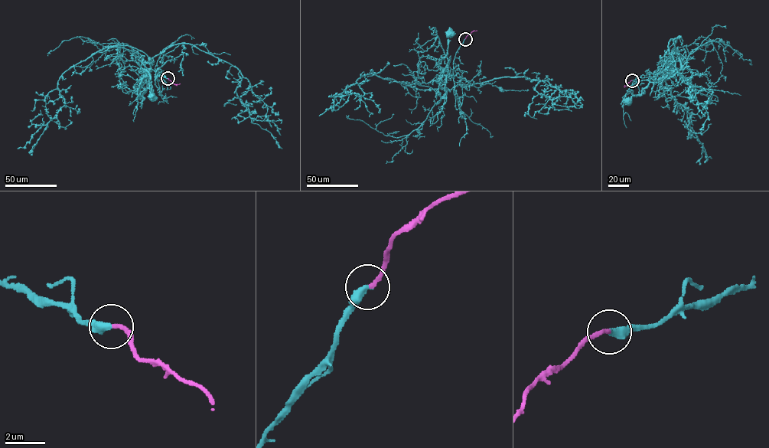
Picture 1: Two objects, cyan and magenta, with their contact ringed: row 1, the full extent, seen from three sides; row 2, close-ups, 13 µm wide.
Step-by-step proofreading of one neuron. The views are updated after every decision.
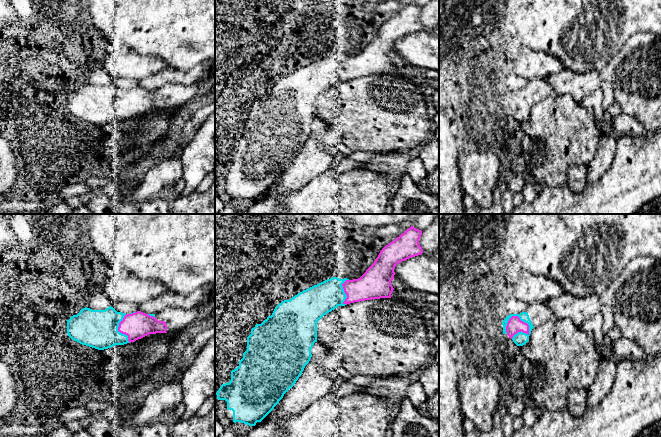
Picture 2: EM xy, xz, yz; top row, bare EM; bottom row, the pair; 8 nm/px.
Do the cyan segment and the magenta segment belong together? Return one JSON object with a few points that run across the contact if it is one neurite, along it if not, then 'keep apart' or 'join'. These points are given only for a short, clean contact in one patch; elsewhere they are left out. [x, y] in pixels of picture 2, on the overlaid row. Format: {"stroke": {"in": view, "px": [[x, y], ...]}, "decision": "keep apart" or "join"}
{"decision": "join"}

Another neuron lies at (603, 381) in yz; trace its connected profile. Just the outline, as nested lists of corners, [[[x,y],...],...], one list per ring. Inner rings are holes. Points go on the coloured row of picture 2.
[[[600,359],[596,377],[587,389],[588,406],[598,404],[609,392],[613,384],[615,363],[615,359]]]

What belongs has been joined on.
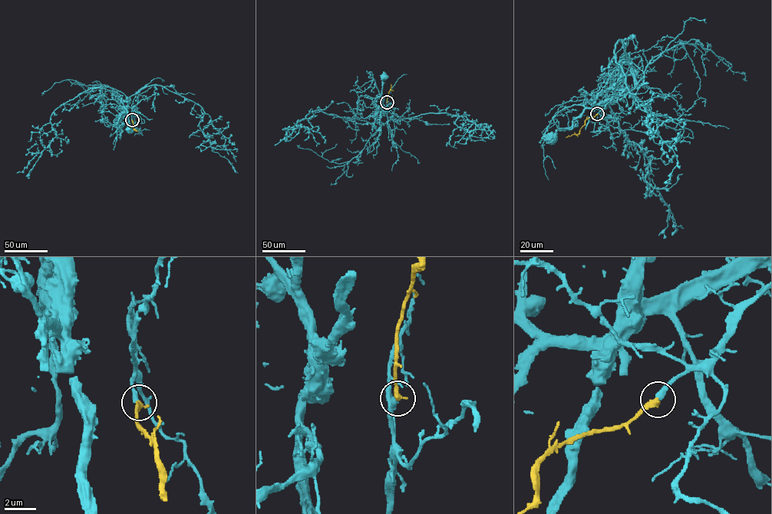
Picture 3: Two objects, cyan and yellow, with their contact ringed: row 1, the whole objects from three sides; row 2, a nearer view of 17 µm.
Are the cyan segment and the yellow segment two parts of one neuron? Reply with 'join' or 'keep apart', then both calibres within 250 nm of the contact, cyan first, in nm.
join | 360/340 nm

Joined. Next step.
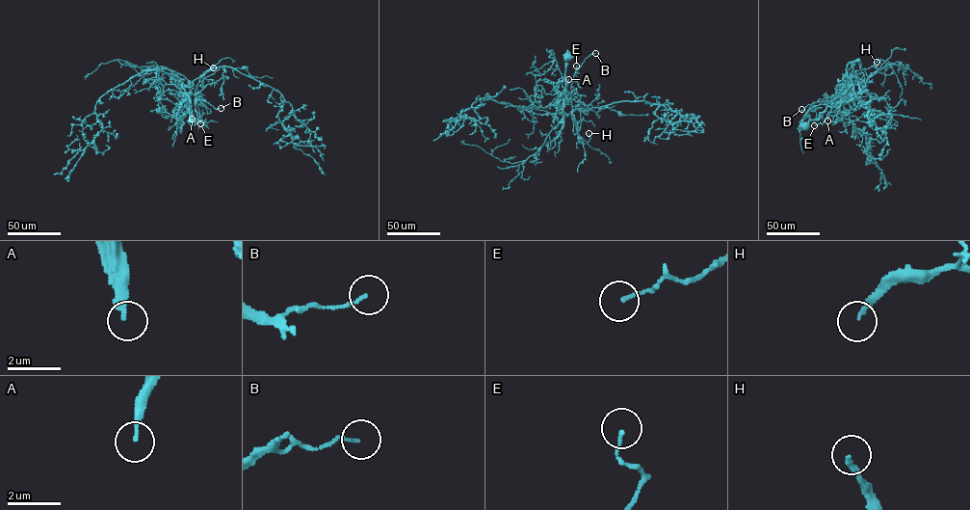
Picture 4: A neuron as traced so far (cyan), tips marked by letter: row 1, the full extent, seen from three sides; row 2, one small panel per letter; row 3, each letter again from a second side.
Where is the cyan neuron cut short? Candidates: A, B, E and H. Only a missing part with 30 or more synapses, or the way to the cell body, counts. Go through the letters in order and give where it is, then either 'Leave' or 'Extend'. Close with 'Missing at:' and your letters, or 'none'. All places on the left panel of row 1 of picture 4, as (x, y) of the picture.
A: Place: (192, 119). Extend
B: Place: (221, 108). Leave
E: Place: (200, 123). Leave
H: Place: (213, 67). Extend
Missing at: A, H

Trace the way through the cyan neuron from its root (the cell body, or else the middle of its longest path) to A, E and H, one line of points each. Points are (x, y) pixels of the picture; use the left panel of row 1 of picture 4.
A: (192, 121), (189, 104), (192, 119)
E: (192, 121), (189, 93), (196, 95), (195, 111), (200, 123)
H: (192, 121), (187, 94), (196, 96), (195, 90), (201, 75), (213, 67)

